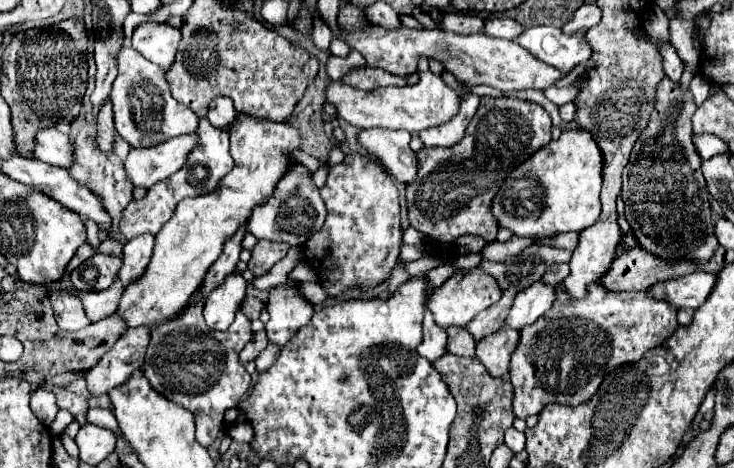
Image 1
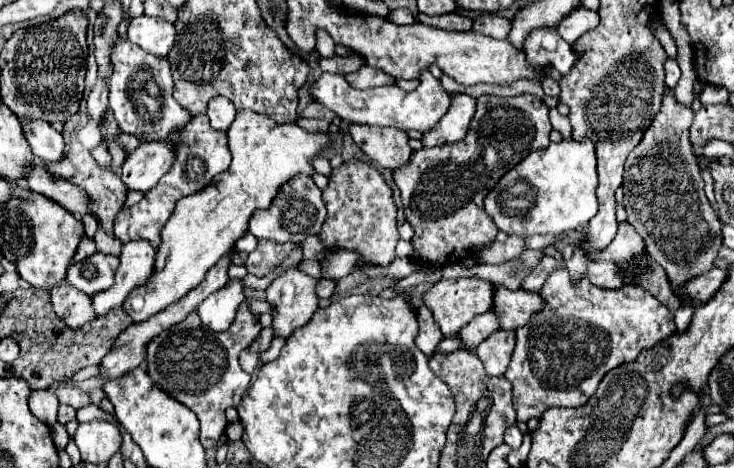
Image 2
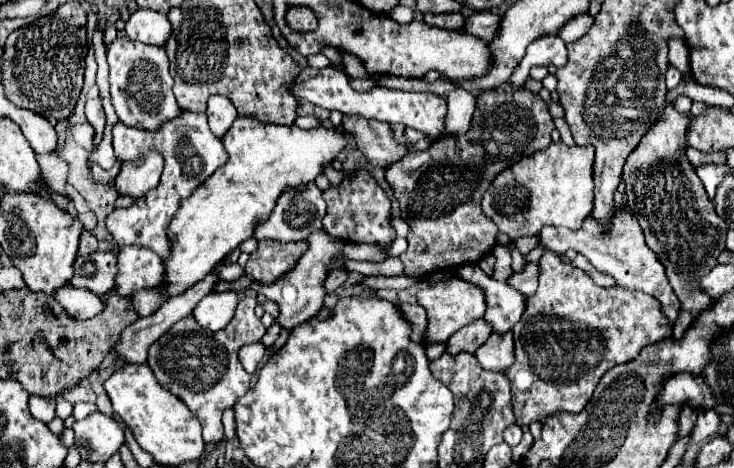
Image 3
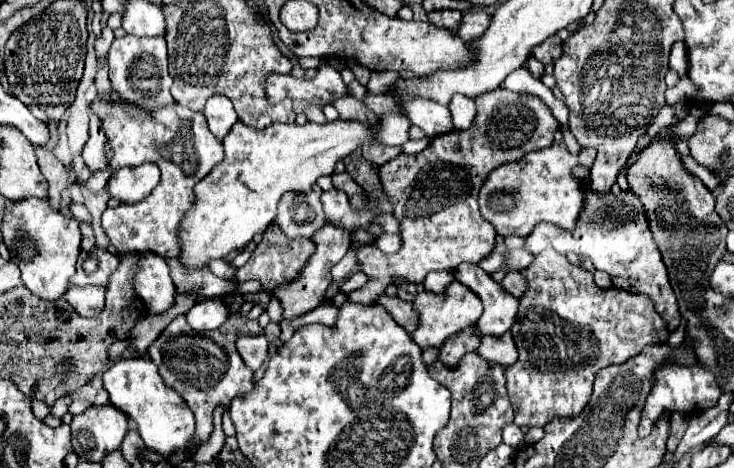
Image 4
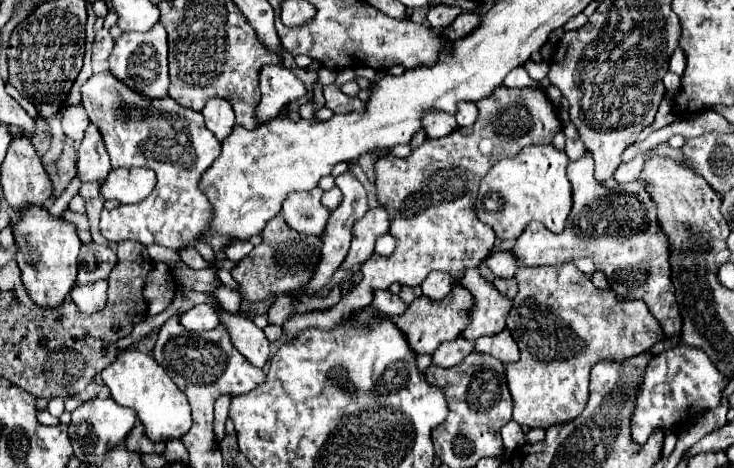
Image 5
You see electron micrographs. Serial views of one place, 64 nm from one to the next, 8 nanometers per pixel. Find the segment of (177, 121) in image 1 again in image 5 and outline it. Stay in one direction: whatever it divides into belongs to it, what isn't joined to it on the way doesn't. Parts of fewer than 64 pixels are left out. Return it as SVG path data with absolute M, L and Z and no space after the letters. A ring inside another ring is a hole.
M156 24L150 32L124 32L116 42L114 50L108 58L110 70L114 78L120 78L130 90L140 90L140 94L148 98L164 98L168 96L170 76L168 76L168 44L166 30L162 24Z

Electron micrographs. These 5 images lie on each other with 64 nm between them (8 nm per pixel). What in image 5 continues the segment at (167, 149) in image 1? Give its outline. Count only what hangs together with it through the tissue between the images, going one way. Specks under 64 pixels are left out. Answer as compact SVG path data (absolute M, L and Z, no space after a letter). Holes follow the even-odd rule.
M116 168L104 180L100 194L120 204L136 204L144 200L156 186L156 174L148 168Z

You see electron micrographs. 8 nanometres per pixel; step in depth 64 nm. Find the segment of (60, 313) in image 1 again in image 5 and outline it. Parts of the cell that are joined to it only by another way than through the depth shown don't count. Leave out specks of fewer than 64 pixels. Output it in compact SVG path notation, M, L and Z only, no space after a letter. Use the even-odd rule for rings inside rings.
M98 280L98 282L86 284L86 286L74 286L70 292L70 298L72 298L72 302L76 302L76 306L80 308L82 314L96 314L104 308L106 290L108 290L108 282Z

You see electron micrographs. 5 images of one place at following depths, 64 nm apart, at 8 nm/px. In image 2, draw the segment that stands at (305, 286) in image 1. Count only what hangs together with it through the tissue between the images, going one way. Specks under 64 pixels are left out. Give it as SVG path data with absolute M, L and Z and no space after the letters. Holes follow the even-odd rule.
M322 278L318 284L316 284L316 296L318 298L330 298L332 292L336 288L336 282L330 280L330 278Z

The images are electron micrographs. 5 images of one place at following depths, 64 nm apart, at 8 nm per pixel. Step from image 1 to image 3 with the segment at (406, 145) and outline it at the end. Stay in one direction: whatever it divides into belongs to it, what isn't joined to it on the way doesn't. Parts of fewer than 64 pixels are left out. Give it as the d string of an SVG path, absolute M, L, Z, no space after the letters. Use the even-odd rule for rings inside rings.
M344 116L342 126L354 138L358 150L368 158L372 166L386 168L392 162L398 162L404 154L408 154L408 146L396 142L392 128L384 122Z

